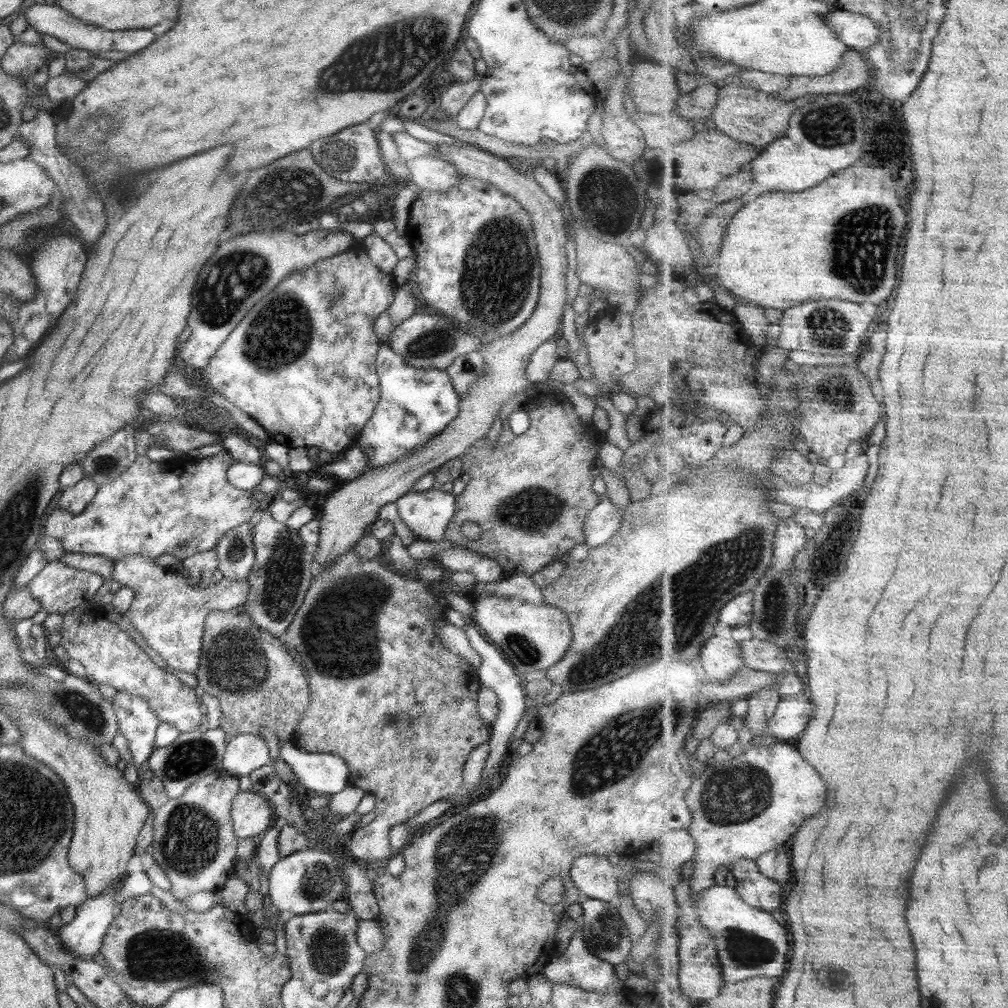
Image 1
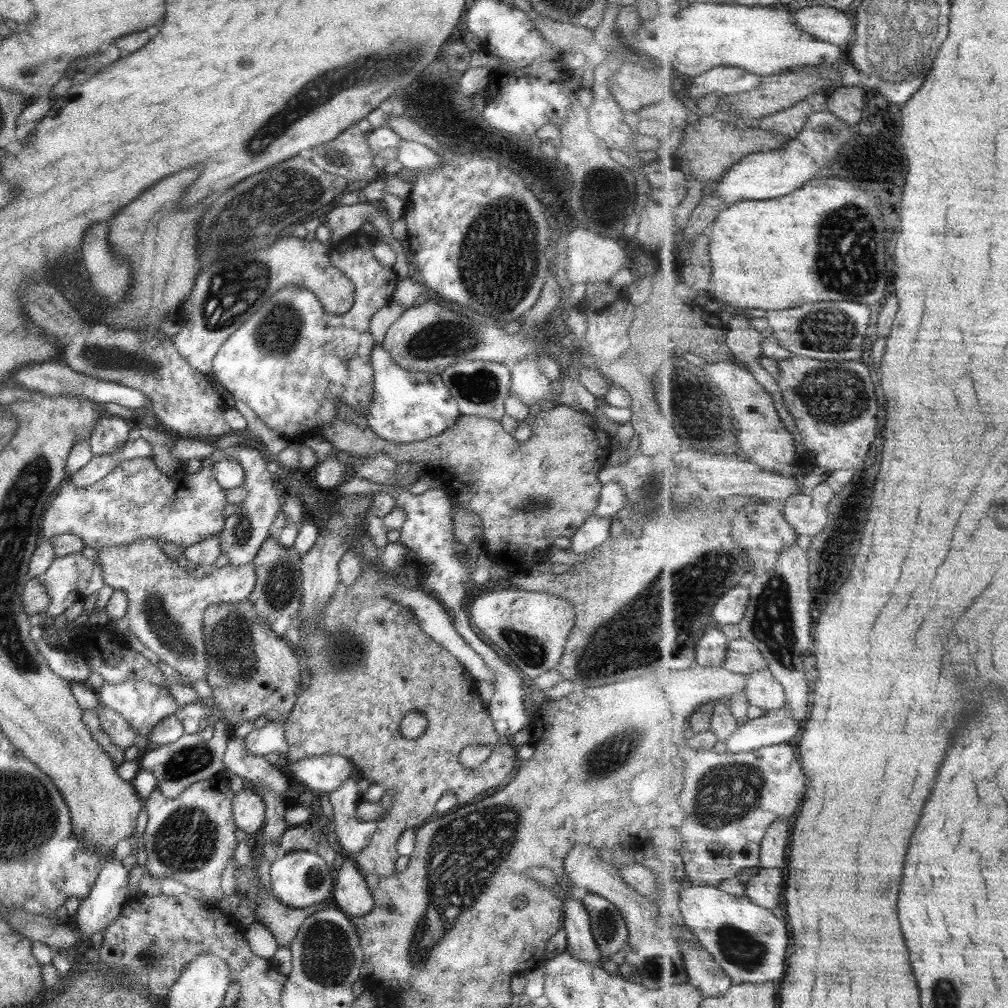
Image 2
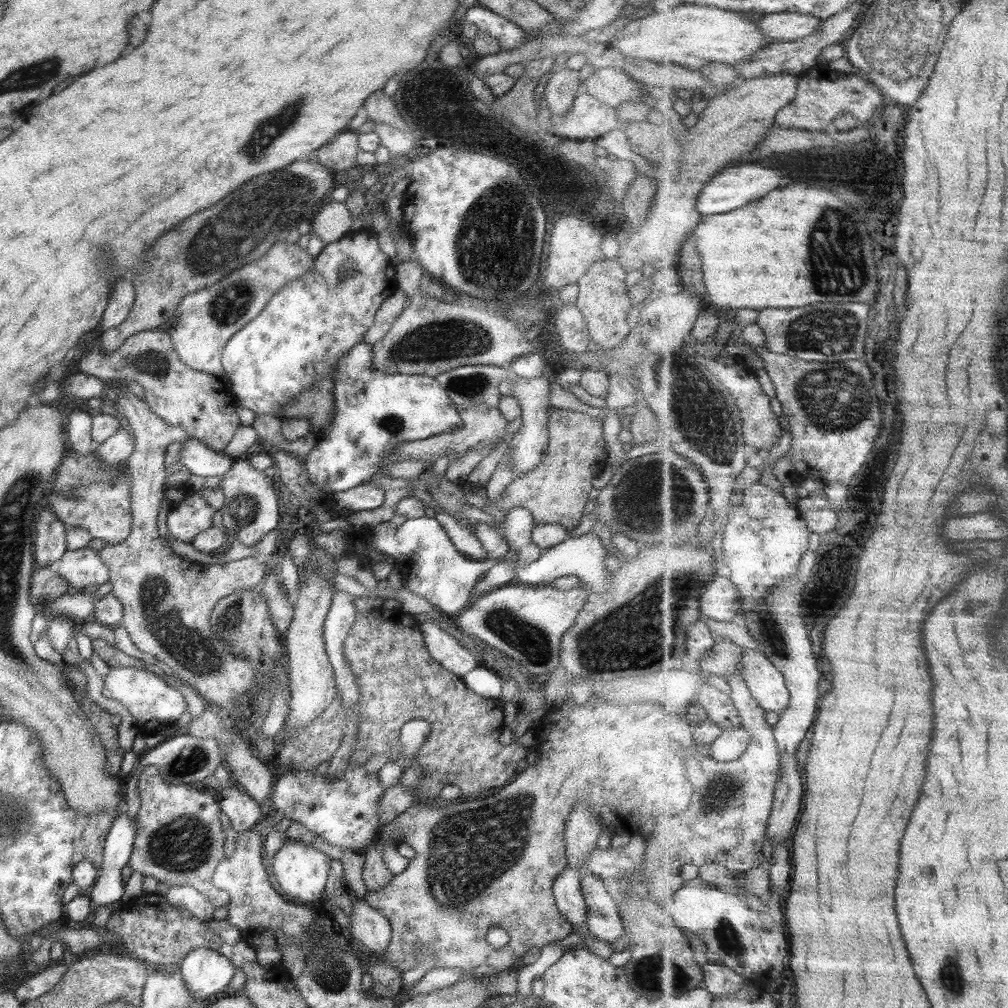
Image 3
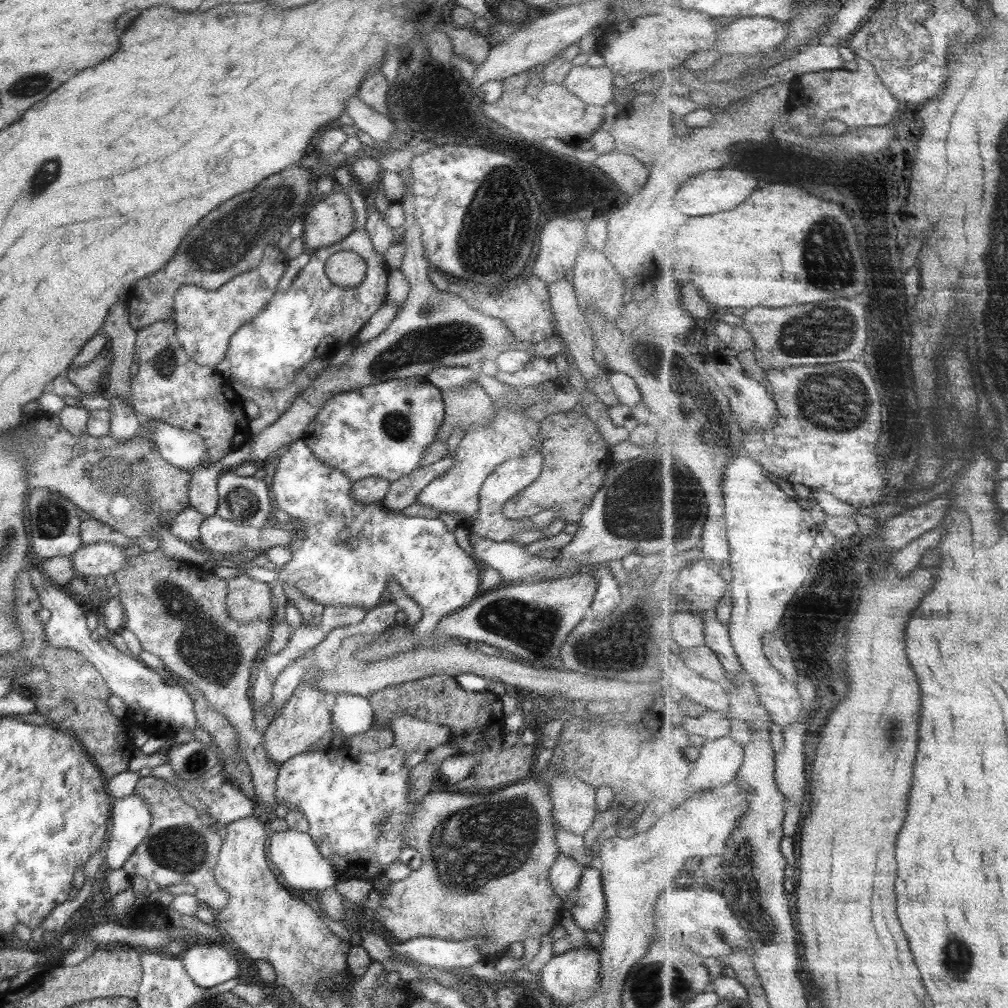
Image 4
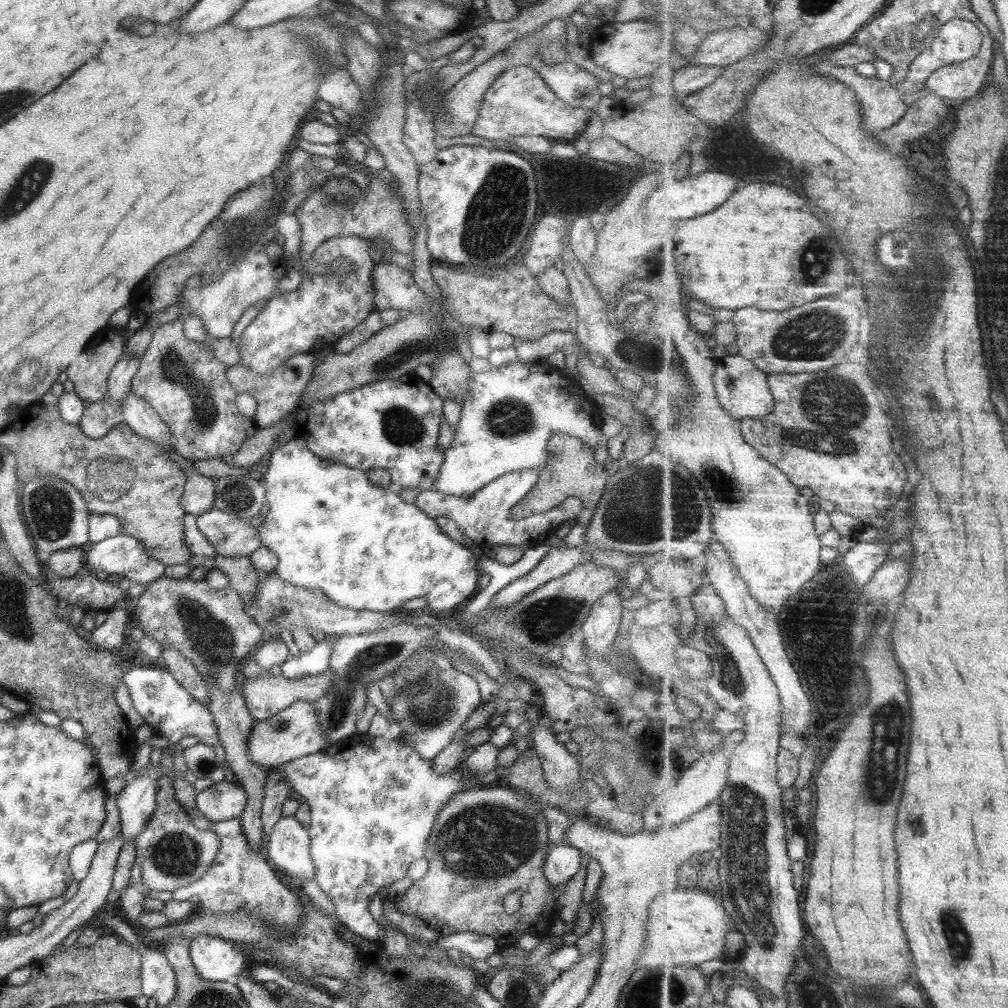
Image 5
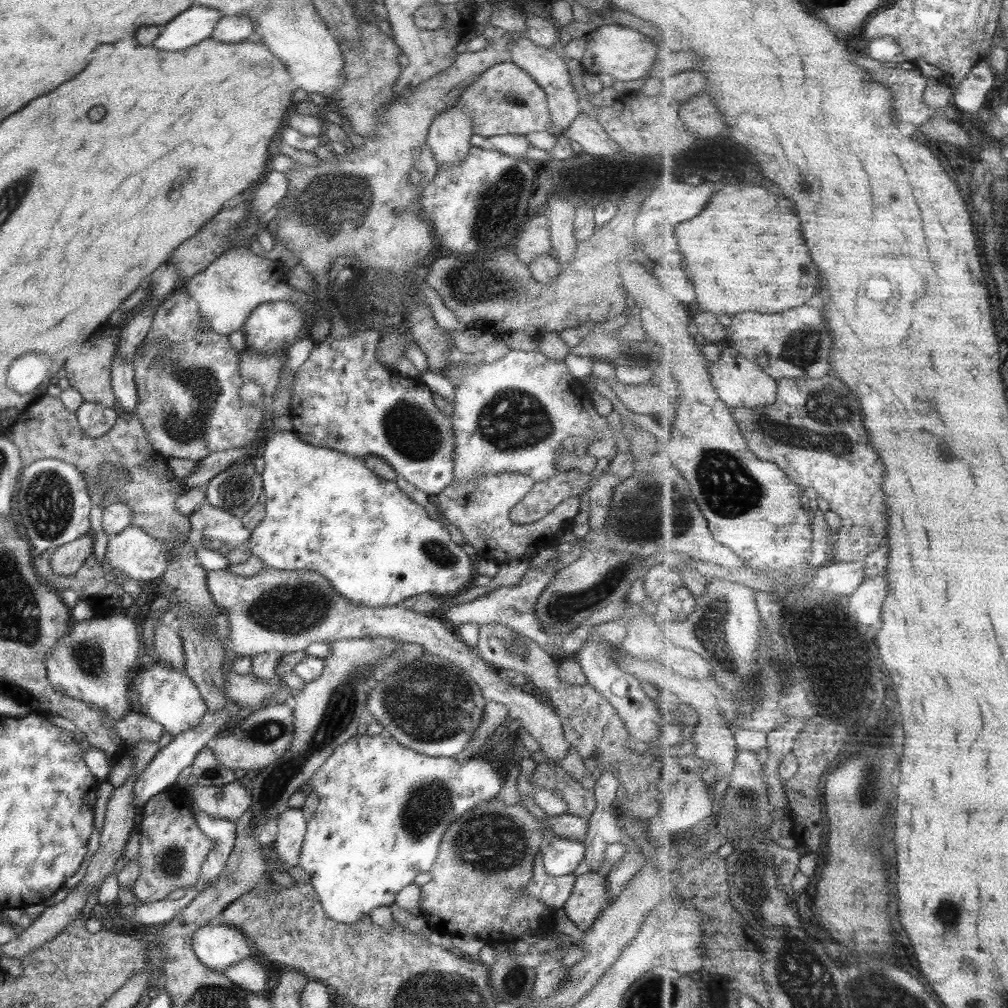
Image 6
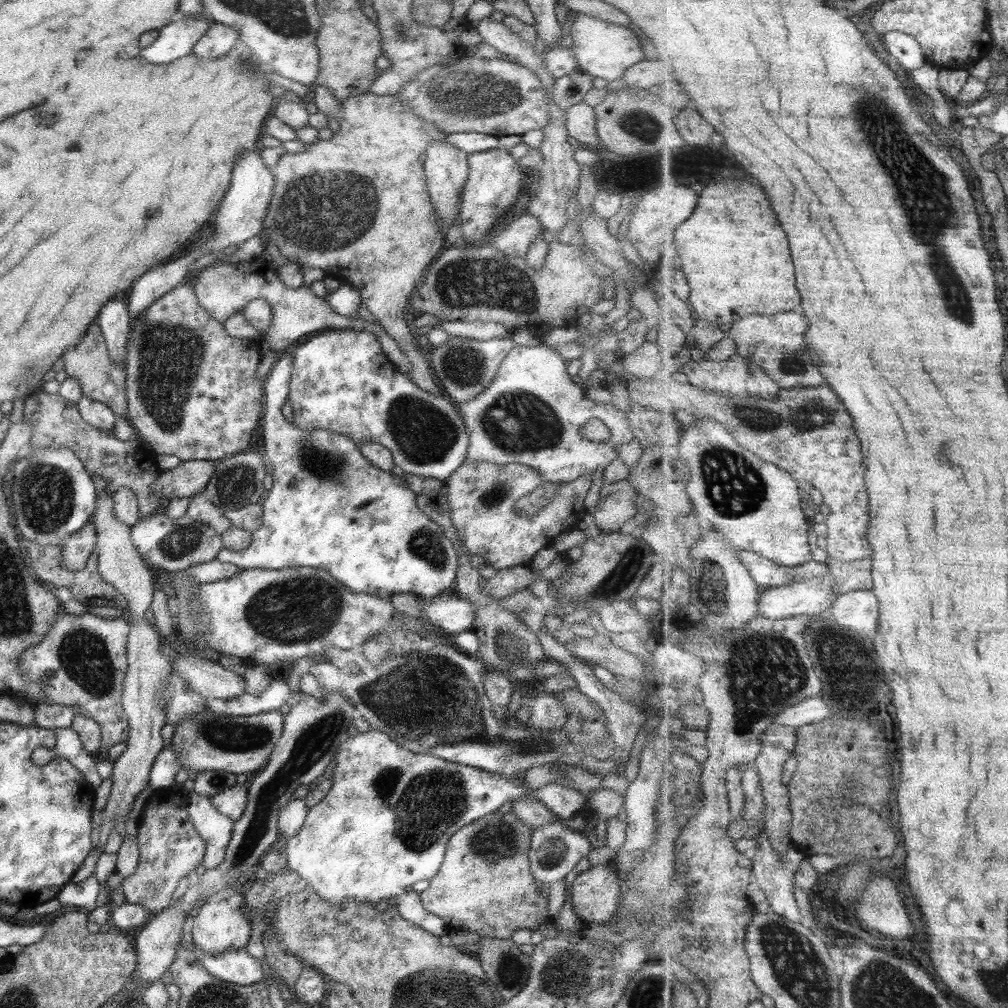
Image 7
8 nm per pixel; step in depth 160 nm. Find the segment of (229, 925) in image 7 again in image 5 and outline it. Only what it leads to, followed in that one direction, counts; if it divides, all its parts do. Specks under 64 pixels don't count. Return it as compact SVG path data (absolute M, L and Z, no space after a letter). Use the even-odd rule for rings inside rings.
M196 936L189 941L188 951L195 972L207 982L235 985L237 976L245 970L245 956L240 945L219 937Z

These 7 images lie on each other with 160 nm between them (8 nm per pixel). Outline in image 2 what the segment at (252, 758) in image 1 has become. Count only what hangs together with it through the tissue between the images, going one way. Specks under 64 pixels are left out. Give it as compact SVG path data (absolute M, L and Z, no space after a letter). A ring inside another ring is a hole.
M268 721L260 730L253 729L243 736L242 750L245 755L264 758L269 752L275 752L285 758L287 749L283 738L283 726L279 723ZM311 756L289 764L288 769L295 781L307 786L309 795L317 796L339 788L350 778L353 768L343 756Z

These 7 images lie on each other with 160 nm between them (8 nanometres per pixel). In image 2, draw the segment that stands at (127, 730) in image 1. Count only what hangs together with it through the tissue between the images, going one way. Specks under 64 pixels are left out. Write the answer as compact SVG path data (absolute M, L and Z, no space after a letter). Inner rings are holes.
M143 679L124 680L119 684L107 684L103 681L101 688L96 690L95 693L100 705L117 712L133 729L135 735L145 741L147 741L153 727L167 718L167 716L172 715L175 712L175 708L177 708L175 701L166 688L157 689L157 687Z

